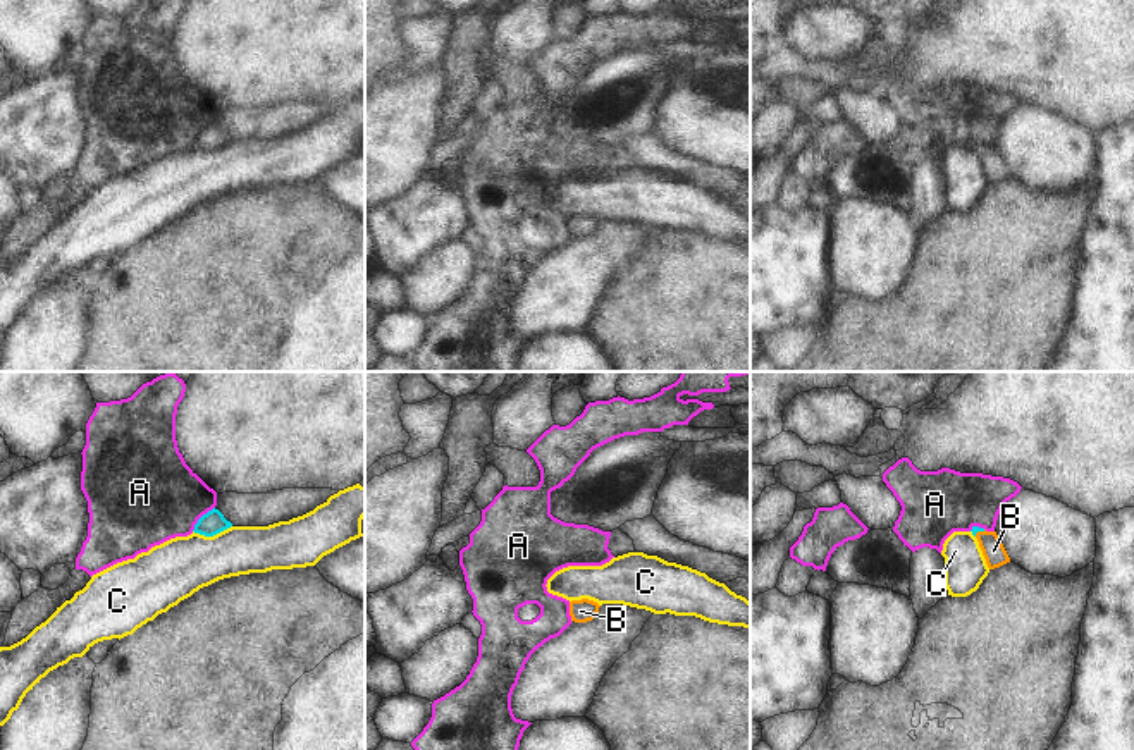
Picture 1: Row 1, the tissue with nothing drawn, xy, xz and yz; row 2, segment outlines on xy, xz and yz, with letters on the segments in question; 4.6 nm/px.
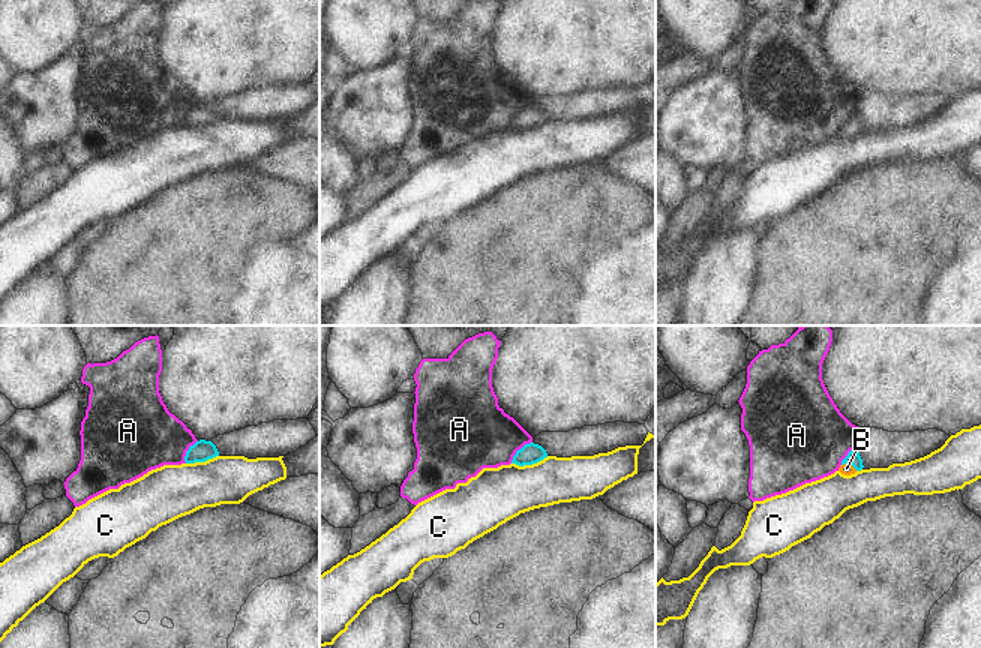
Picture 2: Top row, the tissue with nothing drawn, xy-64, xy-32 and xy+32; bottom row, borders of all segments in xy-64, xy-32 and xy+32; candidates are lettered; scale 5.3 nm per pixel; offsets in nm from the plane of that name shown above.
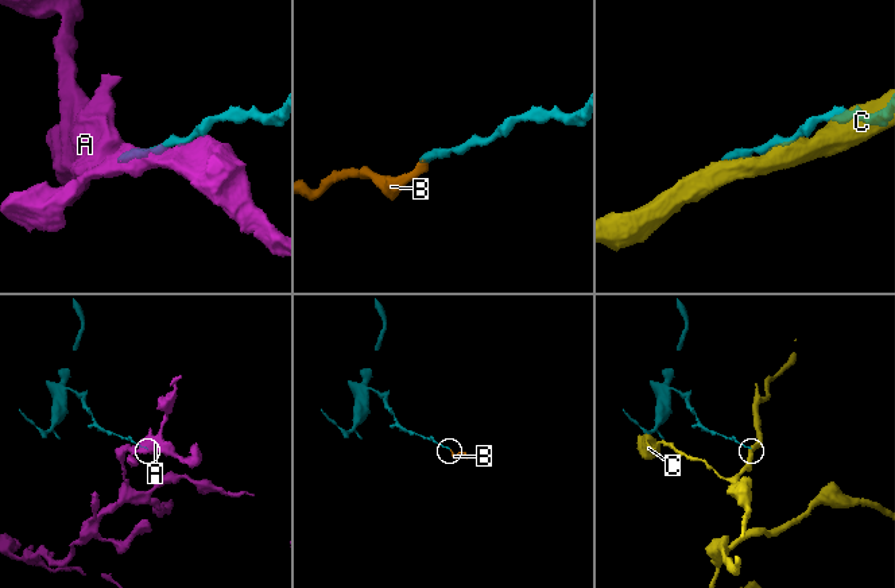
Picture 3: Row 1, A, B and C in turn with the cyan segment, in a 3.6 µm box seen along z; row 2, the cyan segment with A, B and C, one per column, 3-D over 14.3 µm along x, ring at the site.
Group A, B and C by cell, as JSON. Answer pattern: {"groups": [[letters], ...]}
{"groups": [["A"], ["B"], ["C"]]}

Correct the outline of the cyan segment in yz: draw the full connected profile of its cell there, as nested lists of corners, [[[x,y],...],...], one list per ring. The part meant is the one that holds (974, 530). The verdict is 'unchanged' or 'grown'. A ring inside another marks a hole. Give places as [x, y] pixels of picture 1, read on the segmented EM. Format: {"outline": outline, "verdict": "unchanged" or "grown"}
{"outline": [[[972,526],[971,532],[977,538],[989,569],[995,569],[1010,562],[1010,557],[1003,544],[1000,542],[996,532],[986,532],[984,528],[979,528],[979,526]]], "verdict": "grown"}

